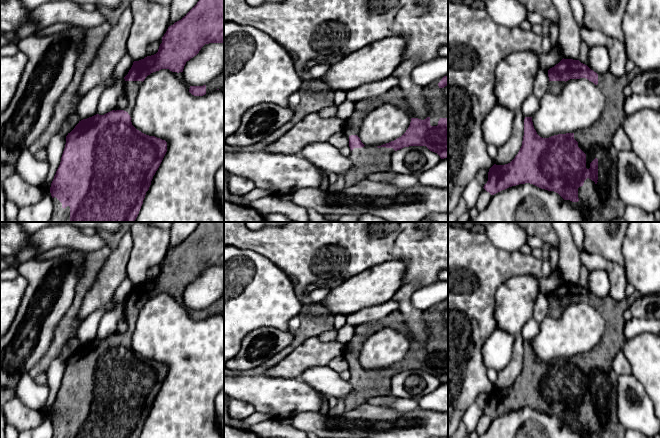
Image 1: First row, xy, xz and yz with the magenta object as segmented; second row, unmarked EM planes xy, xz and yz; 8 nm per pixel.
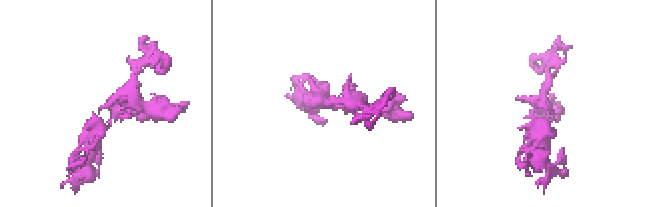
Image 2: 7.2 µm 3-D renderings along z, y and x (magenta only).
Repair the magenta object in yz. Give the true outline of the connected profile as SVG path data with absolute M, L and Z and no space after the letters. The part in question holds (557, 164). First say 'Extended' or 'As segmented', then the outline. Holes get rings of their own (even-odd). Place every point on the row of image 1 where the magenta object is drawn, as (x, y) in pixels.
Extended. M563 58L558 64L548 70L549 84L547 93L558 95L563 90L564 85L568 80L586 78L593 82L604 95L605 103L601 115L590 127L579 129L574 133L558 134L549 138L540 137L534 129L532 117L525 117L524 136L518 154L508 164L494 164L489 169L488 181L483 188L491 195L494 195L512 186L530 183L541 189L554 191L564 200L570 200L572 202L581 201L582 203L588 204L592 208L590 210L591 222L609 222L614 218L621 217L626 205L618 196L616 189L618 151L613 146L613 136L617 129L622 127L622 123L626 116L624 111L624 103L626 100L624 88L629 85L630 81L640 72L641 71L635 67L634 70L625 73L621 77L614 76L610 71L603 75L598 75L579 60Z

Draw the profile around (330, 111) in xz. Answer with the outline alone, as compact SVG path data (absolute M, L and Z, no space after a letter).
M333 105L333 106L329 106L329 107L326 107L326 108L322 109L322 110L320 110L318 112L318 115L320 117L322 117L322 118L335 117L336 111L337 111L336 106Z

